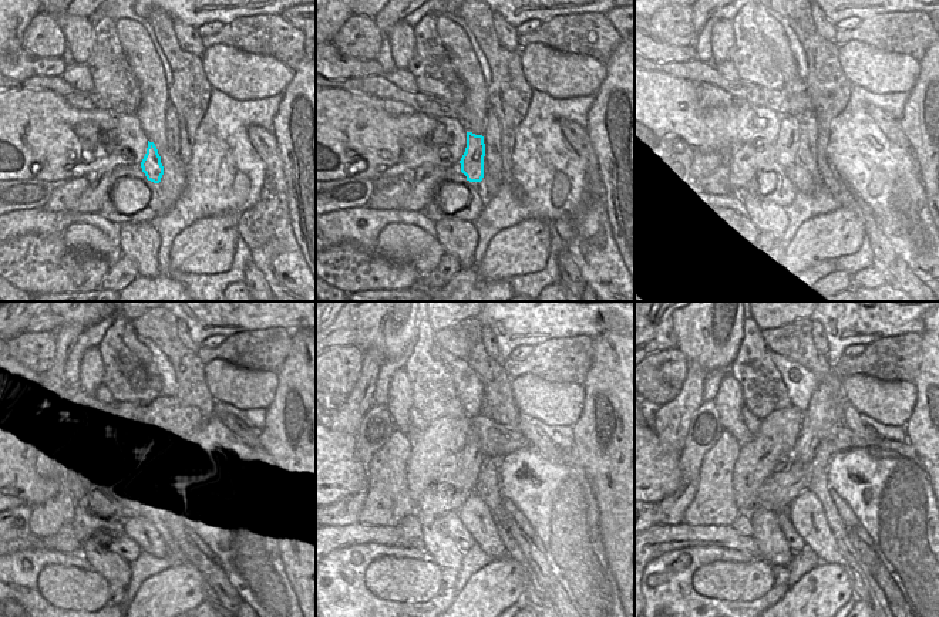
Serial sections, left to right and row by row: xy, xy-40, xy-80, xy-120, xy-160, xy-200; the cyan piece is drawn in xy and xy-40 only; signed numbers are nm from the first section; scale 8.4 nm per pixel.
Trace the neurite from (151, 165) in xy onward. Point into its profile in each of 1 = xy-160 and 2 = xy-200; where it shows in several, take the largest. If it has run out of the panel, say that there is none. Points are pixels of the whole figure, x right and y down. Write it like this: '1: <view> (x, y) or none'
1: xy-160 (492, 435)
2: xy-200 (824, 412)

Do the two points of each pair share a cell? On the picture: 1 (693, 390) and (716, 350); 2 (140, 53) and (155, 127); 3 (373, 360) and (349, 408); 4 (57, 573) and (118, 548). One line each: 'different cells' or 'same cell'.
1: different cells
2: same cell
3: same cell
4: different cells

